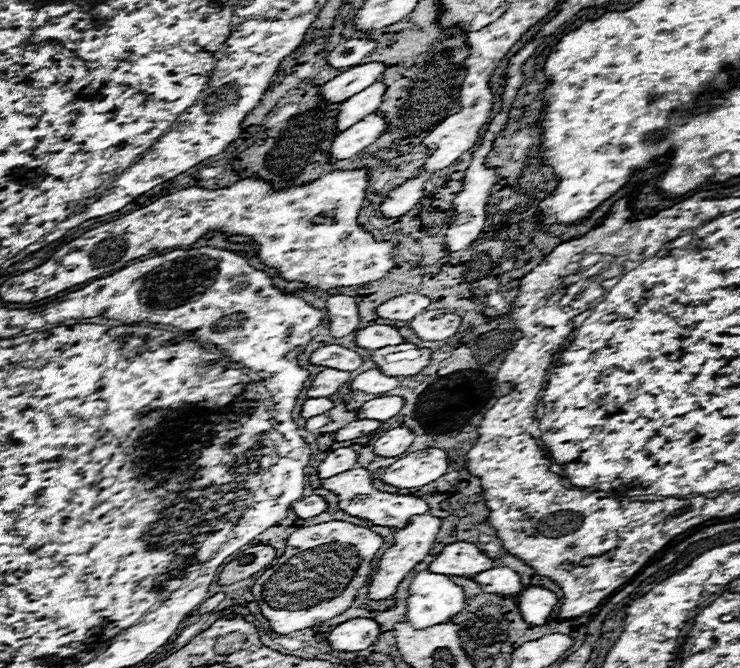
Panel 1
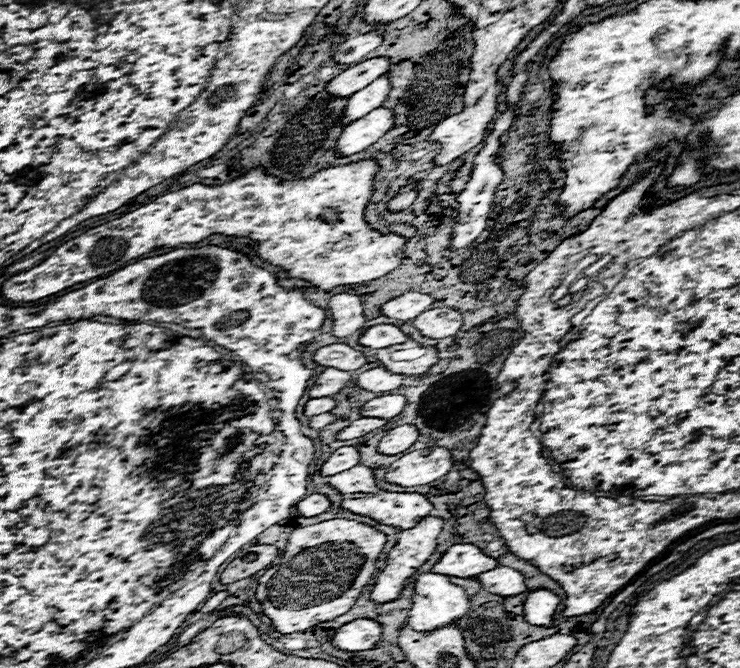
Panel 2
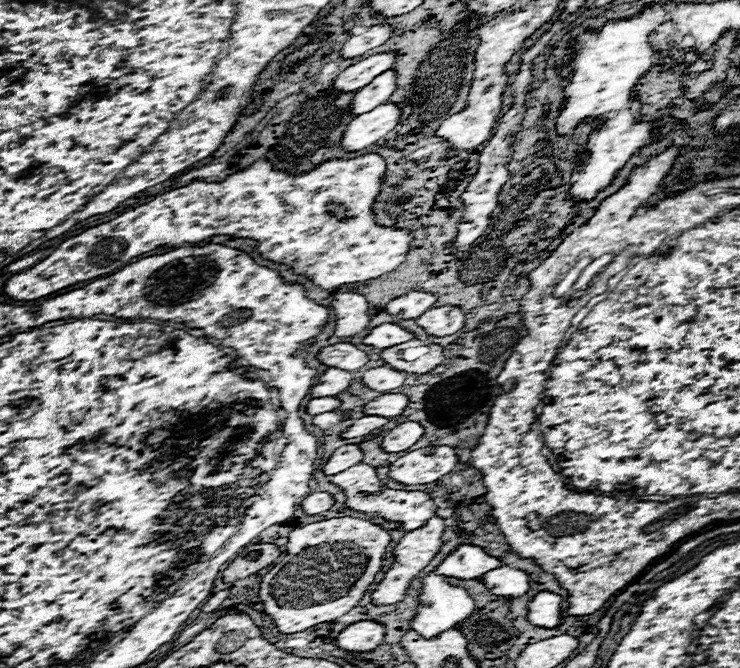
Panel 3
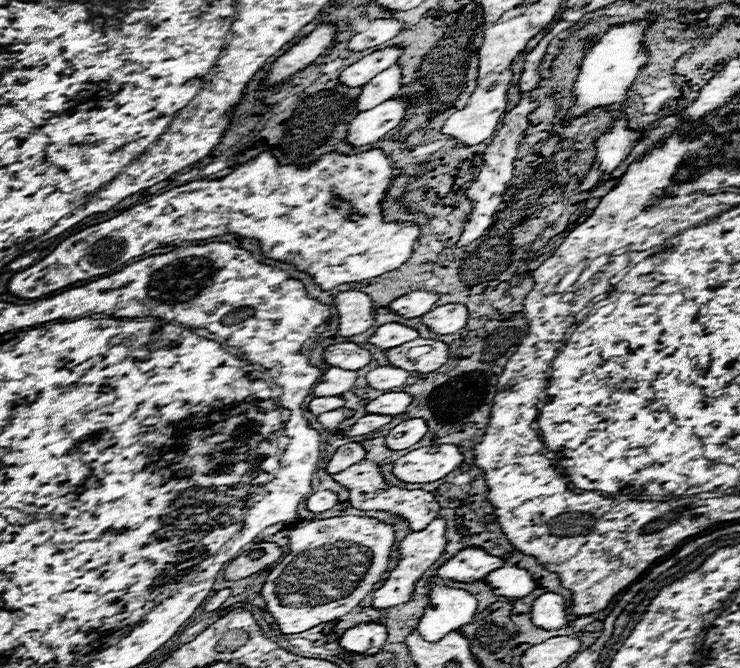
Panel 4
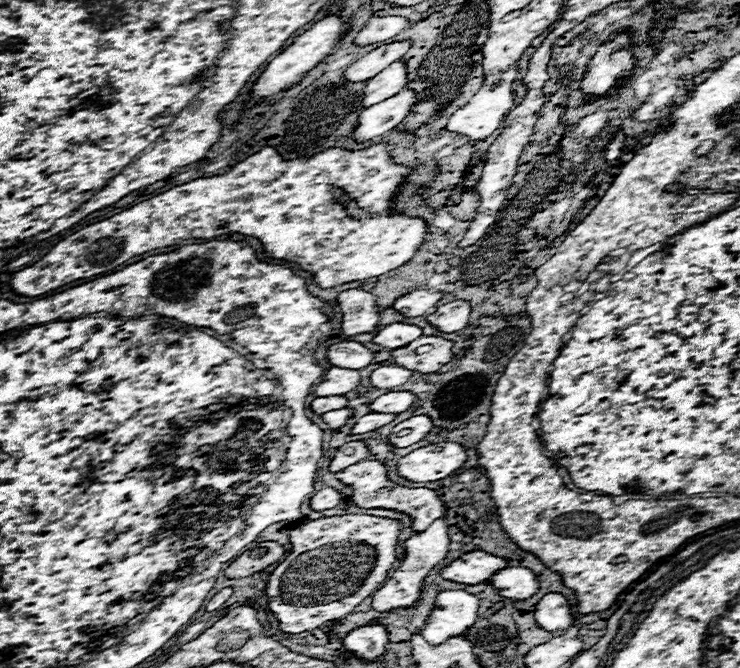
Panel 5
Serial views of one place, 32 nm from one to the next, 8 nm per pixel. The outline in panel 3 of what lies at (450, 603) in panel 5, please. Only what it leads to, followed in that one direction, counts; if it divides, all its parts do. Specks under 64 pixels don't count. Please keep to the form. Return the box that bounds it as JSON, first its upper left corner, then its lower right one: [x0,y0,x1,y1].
[412,574,476,638]

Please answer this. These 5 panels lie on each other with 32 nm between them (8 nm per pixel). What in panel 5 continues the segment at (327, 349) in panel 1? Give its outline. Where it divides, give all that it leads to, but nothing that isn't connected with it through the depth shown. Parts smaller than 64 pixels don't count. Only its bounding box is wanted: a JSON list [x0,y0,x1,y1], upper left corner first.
[328,340,374,370]

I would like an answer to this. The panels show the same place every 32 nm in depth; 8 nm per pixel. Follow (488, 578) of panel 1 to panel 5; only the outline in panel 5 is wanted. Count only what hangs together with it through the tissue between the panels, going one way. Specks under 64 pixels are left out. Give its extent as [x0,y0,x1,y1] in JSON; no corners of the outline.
[490,566,540,602]

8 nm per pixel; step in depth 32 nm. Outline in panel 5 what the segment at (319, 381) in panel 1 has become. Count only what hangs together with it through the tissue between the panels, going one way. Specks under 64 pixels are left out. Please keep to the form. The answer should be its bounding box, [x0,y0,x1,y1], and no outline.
[314,366,360,396]

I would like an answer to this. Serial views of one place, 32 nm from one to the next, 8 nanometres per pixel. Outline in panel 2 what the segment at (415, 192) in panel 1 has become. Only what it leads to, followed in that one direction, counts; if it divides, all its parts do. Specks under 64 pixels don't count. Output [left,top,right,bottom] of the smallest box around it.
[388,186,416,210]

